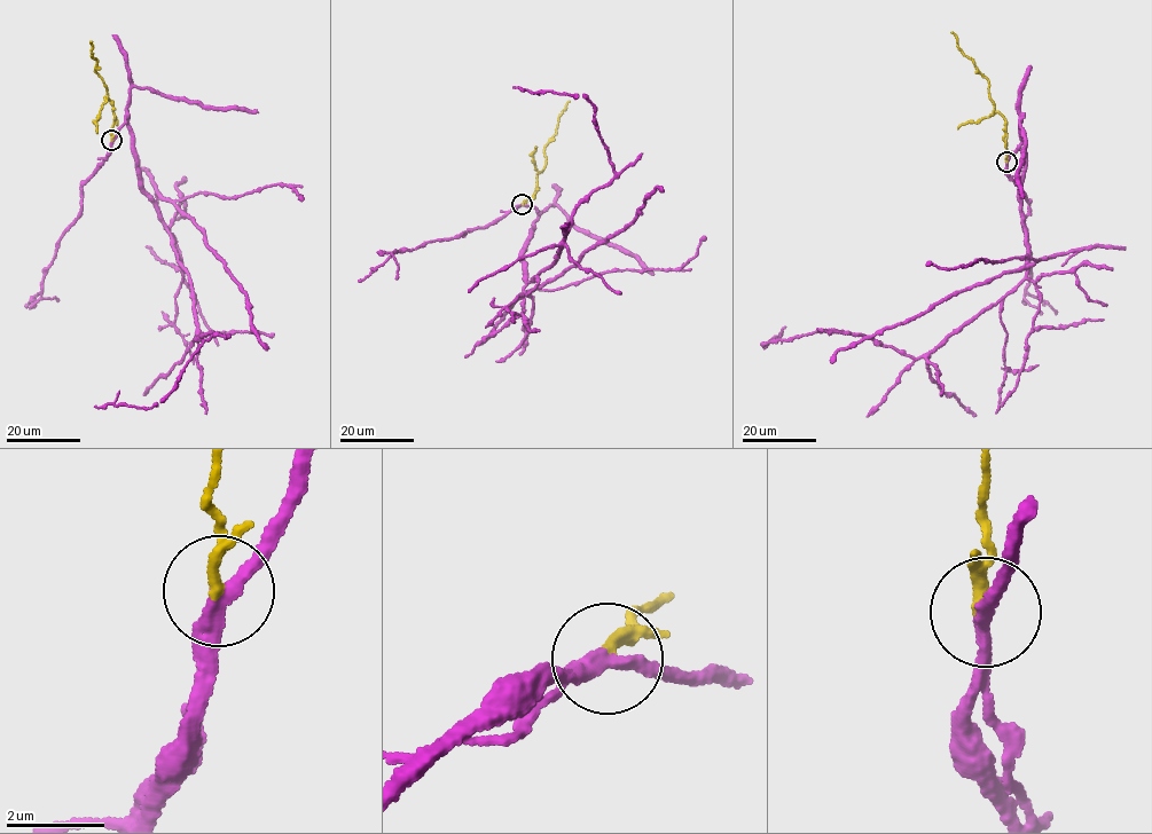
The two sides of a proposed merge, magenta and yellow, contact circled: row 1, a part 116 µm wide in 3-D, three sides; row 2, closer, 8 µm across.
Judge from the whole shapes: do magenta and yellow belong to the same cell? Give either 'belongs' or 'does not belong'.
does not belong

